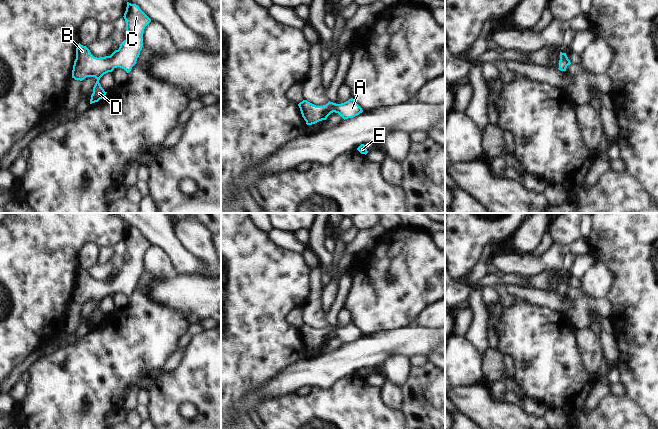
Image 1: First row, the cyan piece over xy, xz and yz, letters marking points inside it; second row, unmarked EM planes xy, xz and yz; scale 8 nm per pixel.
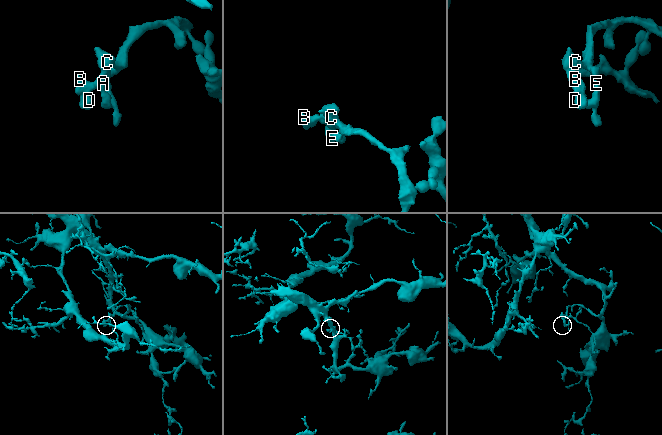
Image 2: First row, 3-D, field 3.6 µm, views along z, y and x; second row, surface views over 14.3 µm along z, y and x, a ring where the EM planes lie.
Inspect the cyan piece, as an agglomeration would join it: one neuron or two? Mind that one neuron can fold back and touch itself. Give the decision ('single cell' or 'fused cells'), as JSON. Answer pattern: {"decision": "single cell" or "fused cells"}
{"decision": "single cell"}

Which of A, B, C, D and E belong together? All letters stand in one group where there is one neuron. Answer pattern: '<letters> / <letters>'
A B C D E

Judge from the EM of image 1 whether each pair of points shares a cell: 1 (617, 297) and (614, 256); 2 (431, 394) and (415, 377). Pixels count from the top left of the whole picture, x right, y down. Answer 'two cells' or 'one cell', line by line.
1: one cell
2: one cell

